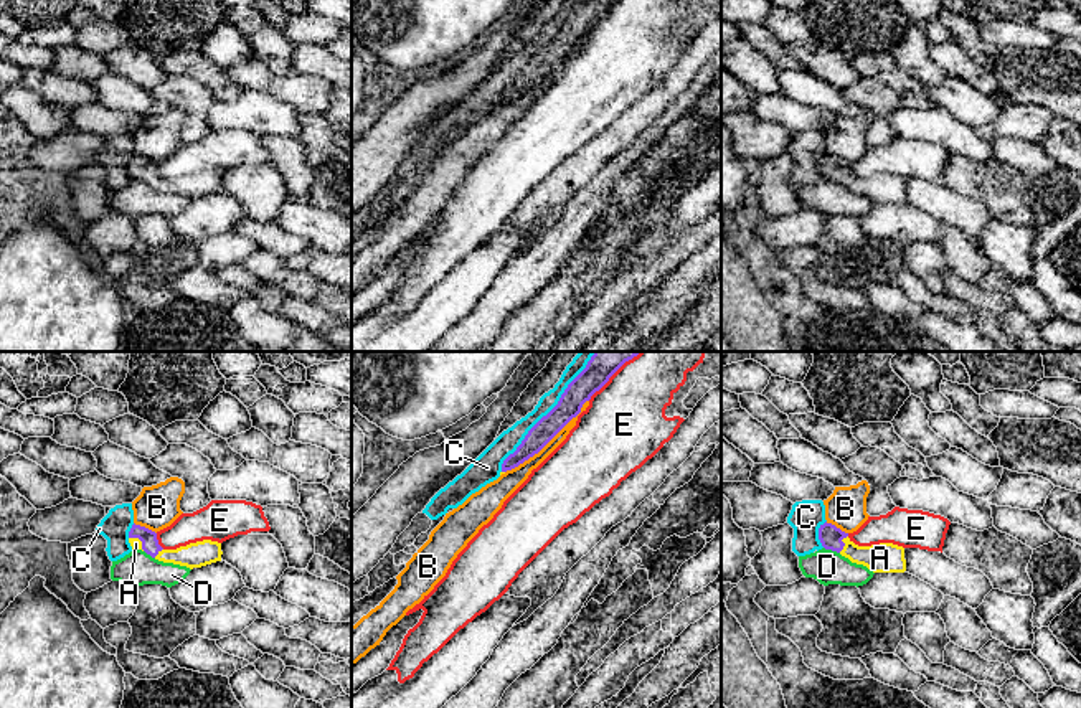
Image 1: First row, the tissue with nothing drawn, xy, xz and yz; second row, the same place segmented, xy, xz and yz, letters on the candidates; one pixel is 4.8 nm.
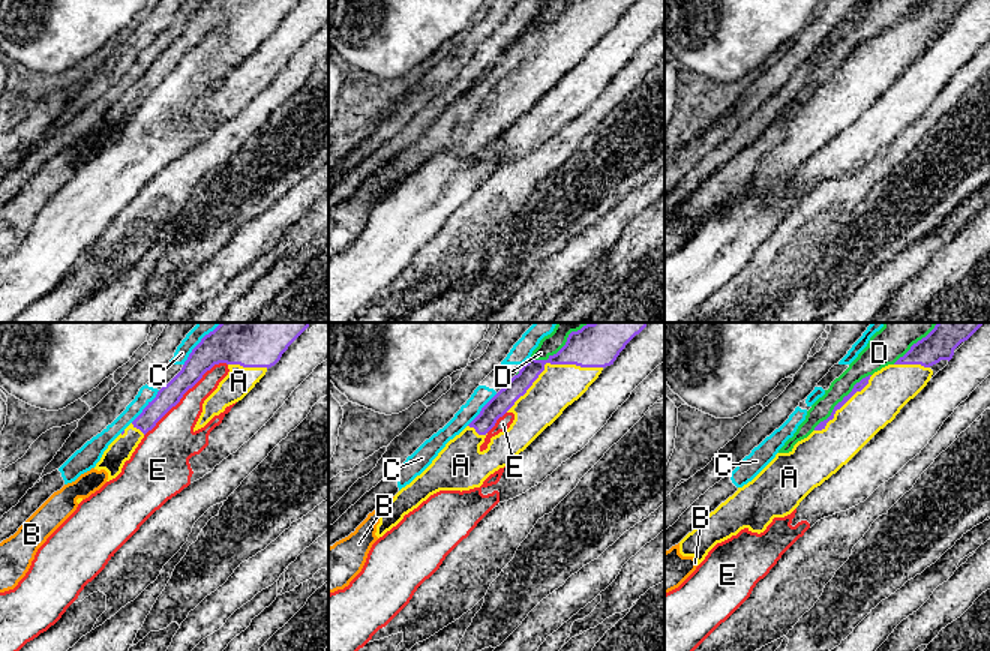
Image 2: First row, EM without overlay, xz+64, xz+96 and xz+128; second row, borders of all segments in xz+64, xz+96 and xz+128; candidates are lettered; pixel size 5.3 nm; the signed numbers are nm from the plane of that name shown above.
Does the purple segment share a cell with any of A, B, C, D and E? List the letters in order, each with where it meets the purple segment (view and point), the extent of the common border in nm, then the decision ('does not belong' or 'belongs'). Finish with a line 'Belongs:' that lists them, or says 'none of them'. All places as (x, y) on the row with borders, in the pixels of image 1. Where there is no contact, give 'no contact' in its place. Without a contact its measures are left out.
A: yz (844, 543) | 100 nm | belongs
B: xz (548, 441) | 550 nm | does not belong
C: xz (550, 411) | 750 nm | does not belong
D: yz (832, 550) | 90 nm | does not belong
E: xy (157, 542) | 90 nm | does not belong
Belongs: A

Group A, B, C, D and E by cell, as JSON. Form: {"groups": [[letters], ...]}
{"groups": [["A"], ["B"], ["C"], ["D"], ["E"]]}

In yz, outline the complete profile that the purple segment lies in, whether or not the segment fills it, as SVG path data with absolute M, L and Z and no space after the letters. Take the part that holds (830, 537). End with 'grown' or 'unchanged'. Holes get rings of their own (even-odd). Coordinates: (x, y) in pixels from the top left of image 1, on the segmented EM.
M827 522L819 528L819 540L825 550L837 551L852 563L863 564L873 573L906 571L903 546L893 543L858 546L848 538L848 533Z; grown

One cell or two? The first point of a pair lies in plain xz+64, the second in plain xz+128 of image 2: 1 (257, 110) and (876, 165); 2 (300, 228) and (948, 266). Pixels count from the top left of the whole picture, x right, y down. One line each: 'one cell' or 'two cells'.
1: one cell
2: one cell

